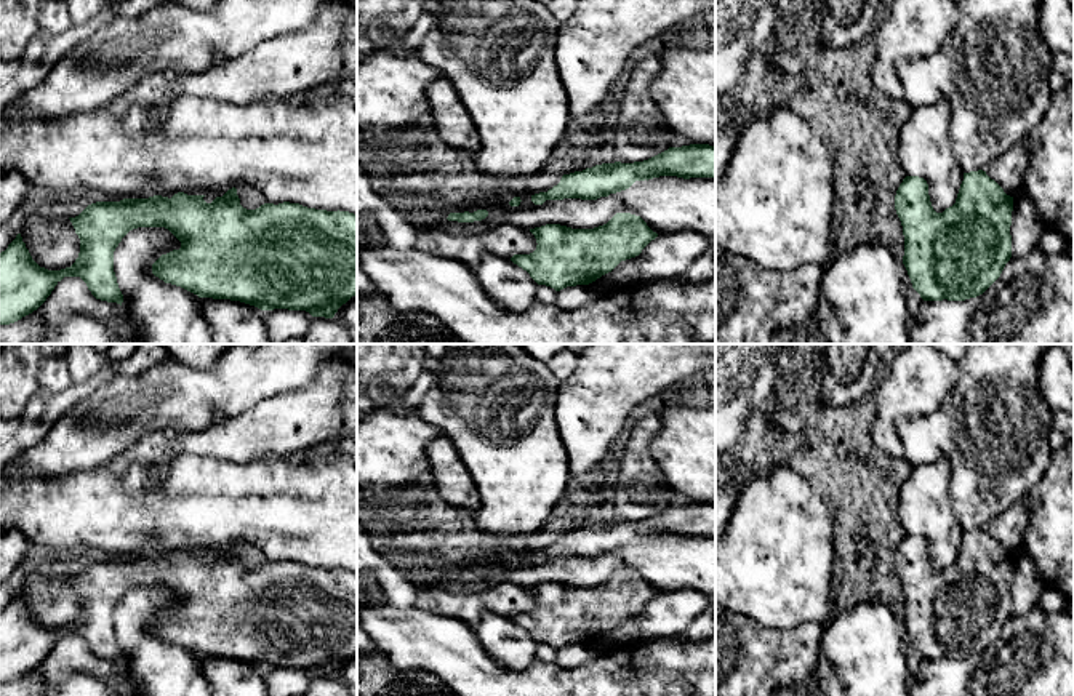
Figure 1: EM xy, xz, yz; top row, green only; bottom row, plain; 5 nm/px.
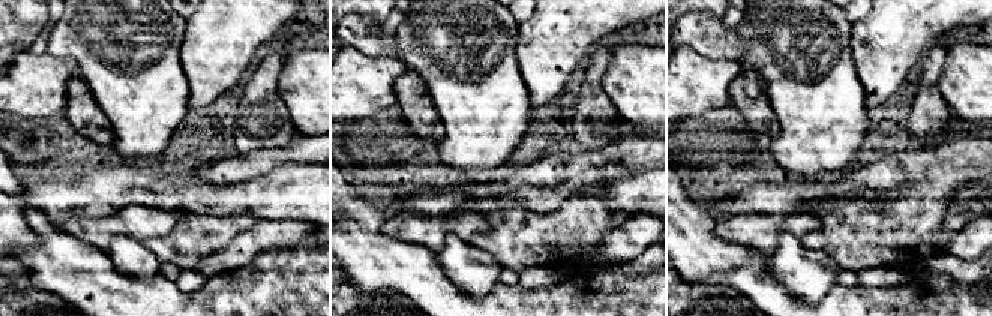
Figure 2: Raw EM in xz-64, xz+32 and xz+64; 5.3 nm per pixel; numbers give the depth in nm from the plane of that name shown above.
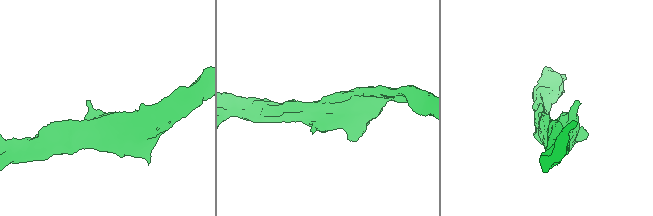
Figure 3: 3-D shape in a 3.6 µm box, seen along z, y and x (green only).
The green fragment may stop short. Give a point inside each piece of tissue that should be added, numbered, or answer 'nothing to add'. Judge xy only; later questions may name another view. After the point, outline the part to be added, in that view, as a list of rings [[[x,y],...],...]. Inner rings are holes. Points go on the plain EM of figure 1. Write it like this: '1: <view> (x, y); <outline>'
nothing to add

